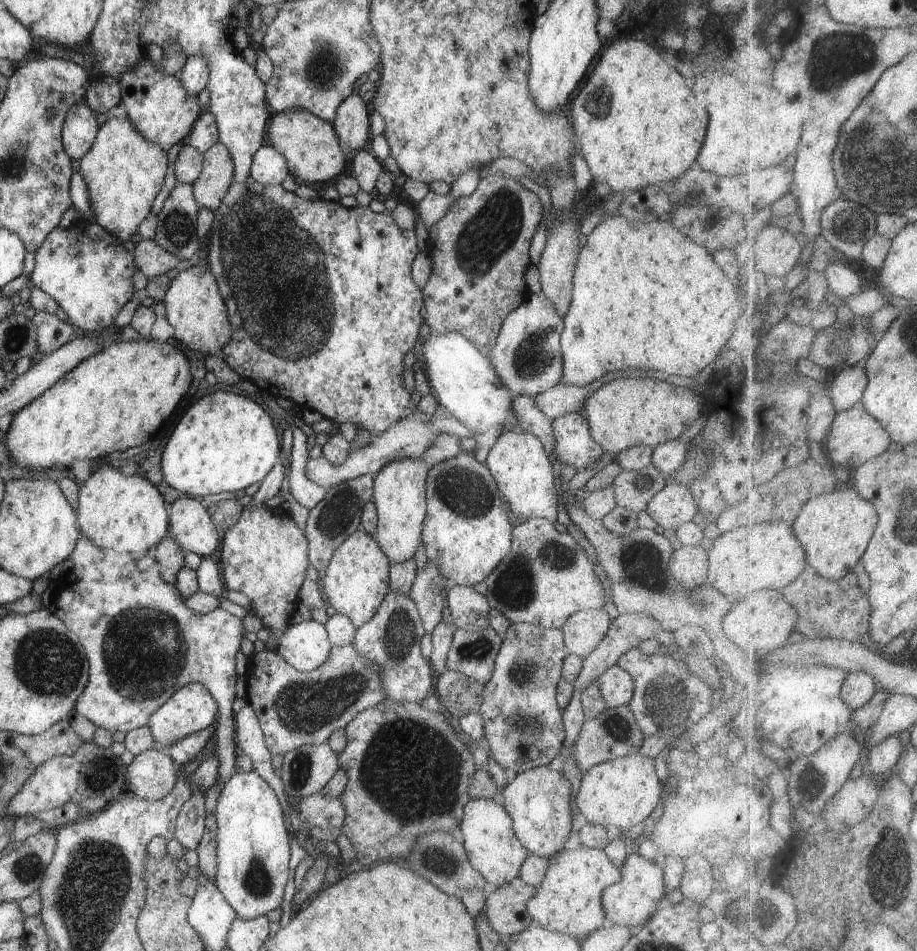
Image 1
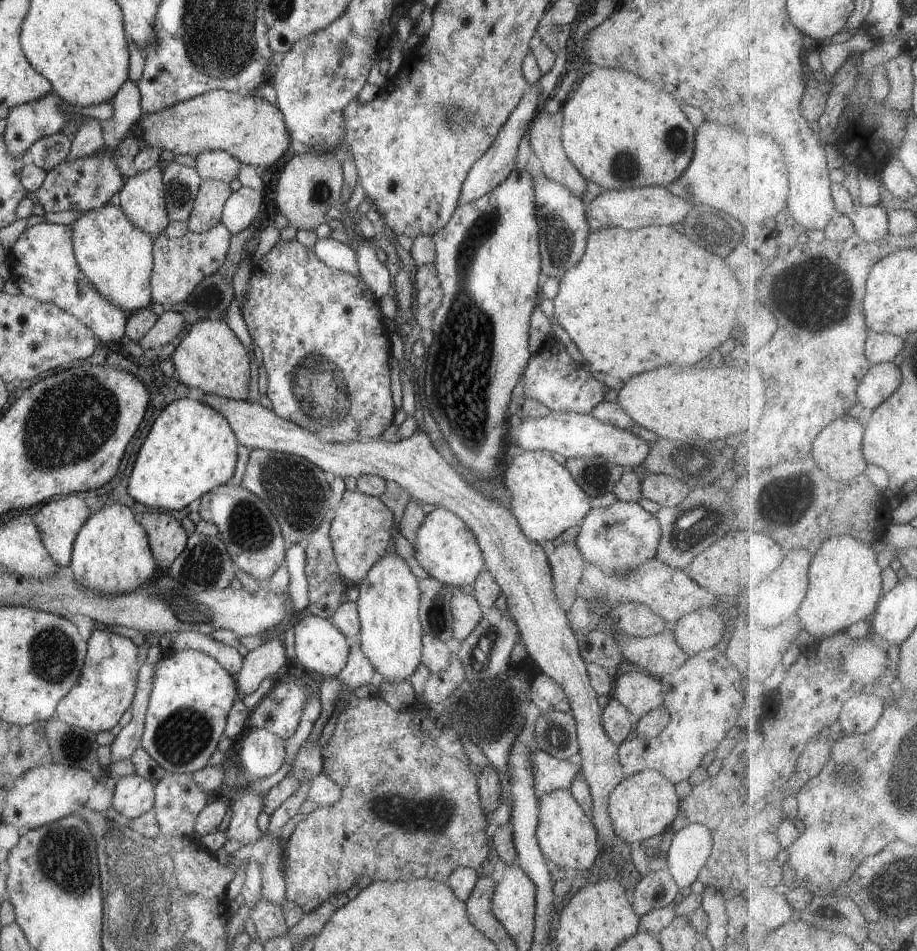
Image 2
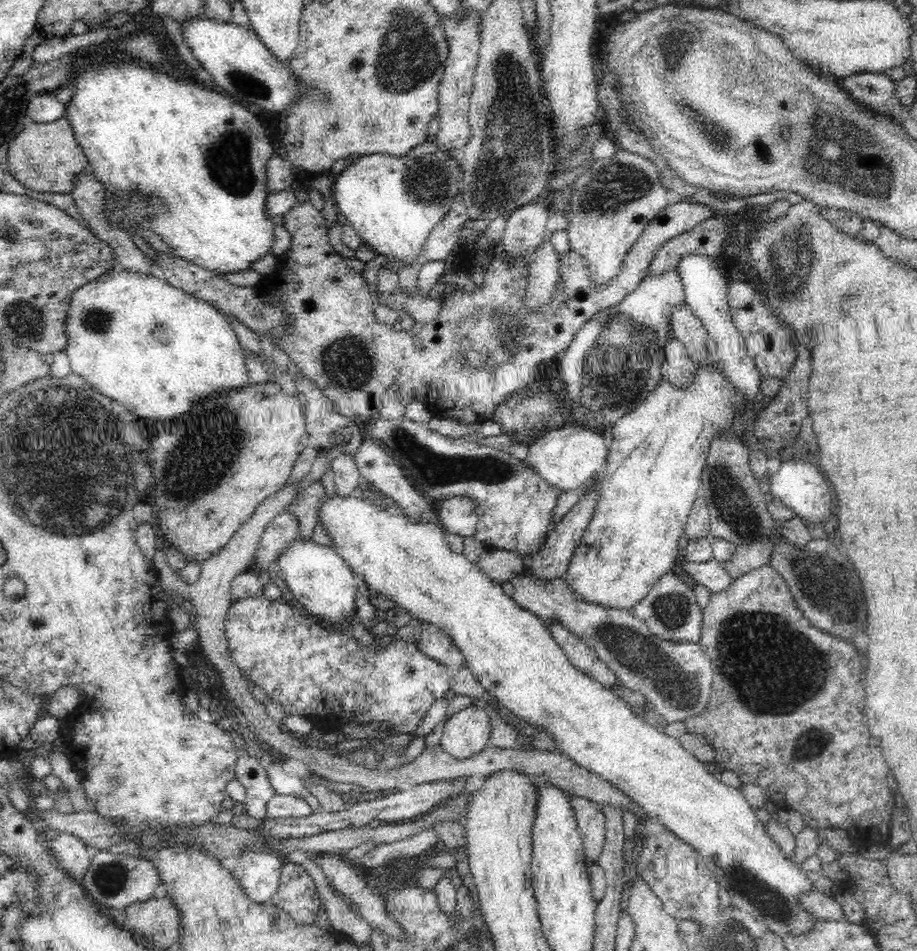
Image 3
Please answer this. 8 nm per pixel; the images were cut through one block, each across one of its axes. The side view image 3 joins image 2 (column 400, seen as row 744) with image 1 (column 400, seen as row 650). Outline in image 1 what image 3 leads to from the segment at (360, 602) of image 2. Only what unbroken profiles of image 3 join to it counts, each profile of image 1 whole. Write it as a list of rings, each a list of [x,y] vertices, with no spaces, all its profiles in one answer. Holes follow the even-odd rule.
[[[402,458],[388,462],[376,475],[373,481],[372,502],[376,506],[378,520],[373,540],[386,554],[389,562],[406,562],[415,556],[420,548],[422,526],[426,519],[426,478],[430,466],[420,460]]]

